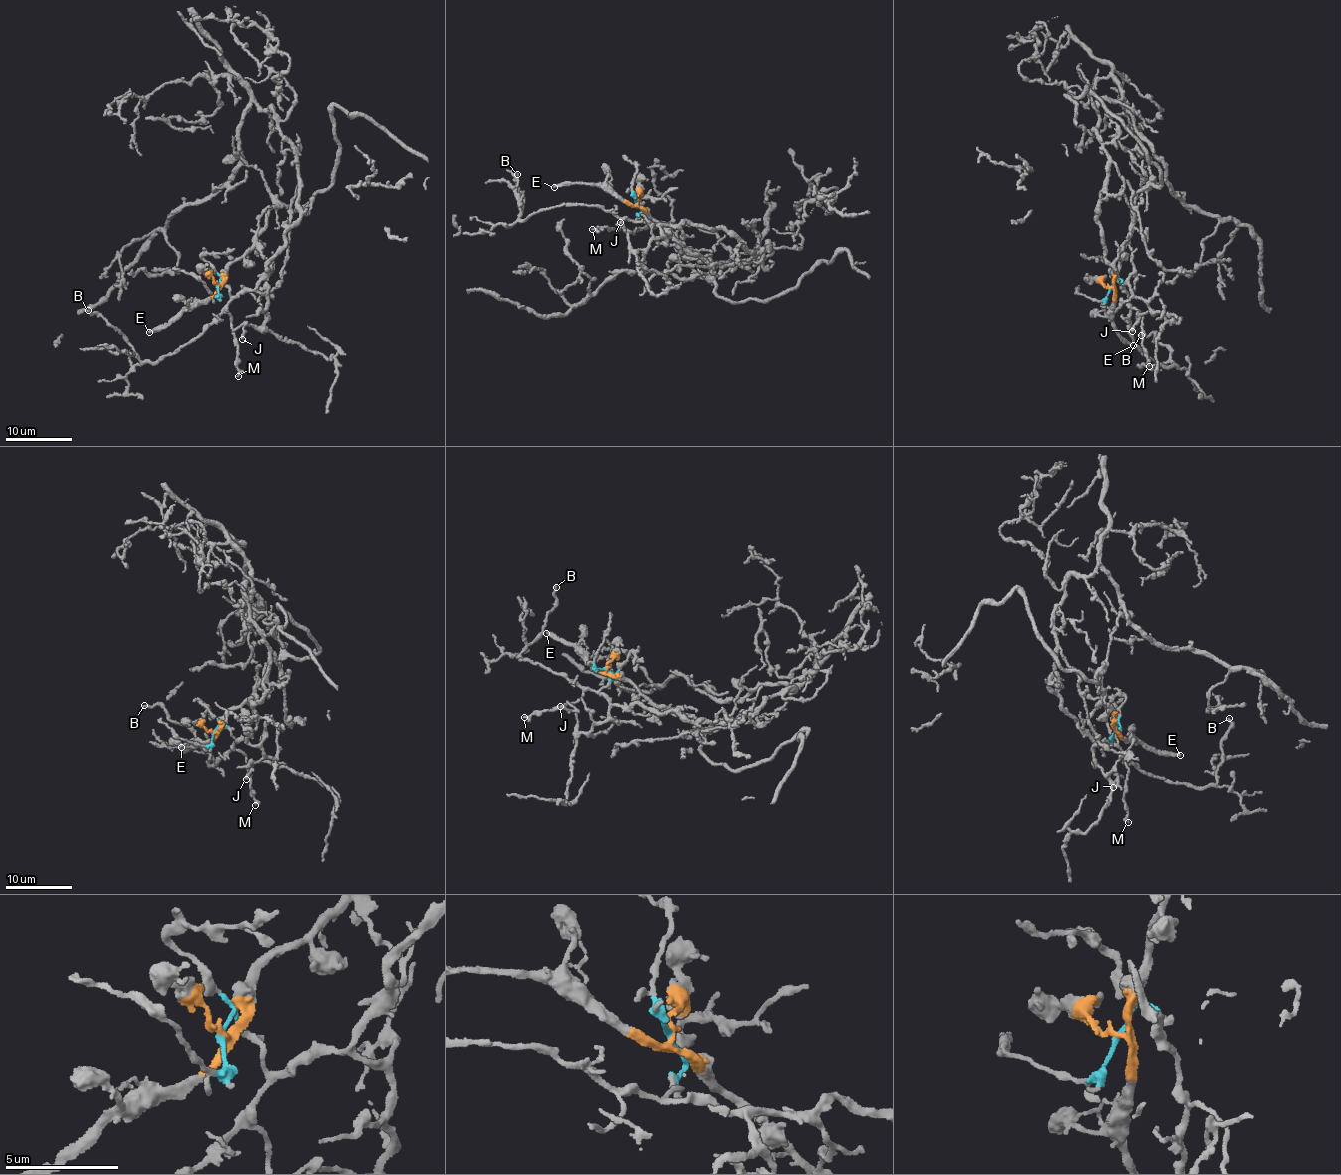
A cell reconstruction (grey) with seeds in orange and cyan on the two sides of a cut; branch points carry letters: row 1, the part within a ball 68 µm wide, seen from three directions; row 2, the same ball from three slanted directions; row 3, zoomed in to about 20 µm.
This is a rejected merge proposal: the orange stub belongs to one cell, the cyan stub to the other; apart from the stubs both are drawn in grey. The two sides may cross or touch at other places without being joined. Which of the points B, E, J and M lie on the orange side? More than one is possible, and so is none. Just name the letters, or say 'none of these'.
E

